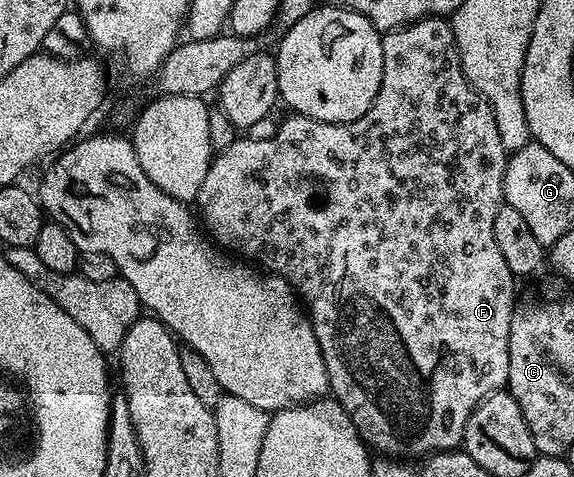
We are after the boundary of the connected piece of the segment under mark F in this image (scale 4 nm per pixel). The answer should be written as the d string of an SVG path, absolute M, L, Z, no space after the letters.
M428 16L419 18L416 22L408 22L400 30L392 30L382 35L383 40L383 71L381 72L381 88L365 116L361 116L352 122L322 122L313 120L304 114L294 112L288 113L288 118L284 122L280 121L275 127L275 134L269 140L253 140L250 136L236 137L229 148L218 151L212 157L209 172L205 172L205 180L201 184L201 192L197 199L198 217L205 227L206 233L224 251L262 268L264 271L277 274L290 284L292 290L301 299L302 305L309 311L311 327L317 336L317 344L321 348L321 356L325 360L325 372L327 373L327 385L330 393L336 402L345 408L349 420L357 428L359 437L367 443L372 451L380 450L378 453L383 456L390 456L395 460L423 460L432 454L442 454L449 450L454 450L462 443L465 424L469 416L478 408L479 403L493 394L497 390L506 387L507 377L509 376L509 332L511 331L511 317L517 305L515 299L515 285L517 279L515 275L509 272L509 264L505 264L505 259L497 249L497 240L493 240L493 220L497 220L497 212L505 204L503 201L503 177L509 152L501 144L501 136L497 132L497 120L493 116L493 108L481 97L471 86L471 82L465 76L462 64L459 63L459 54L455 51L455 37L450 21L443 16Z

